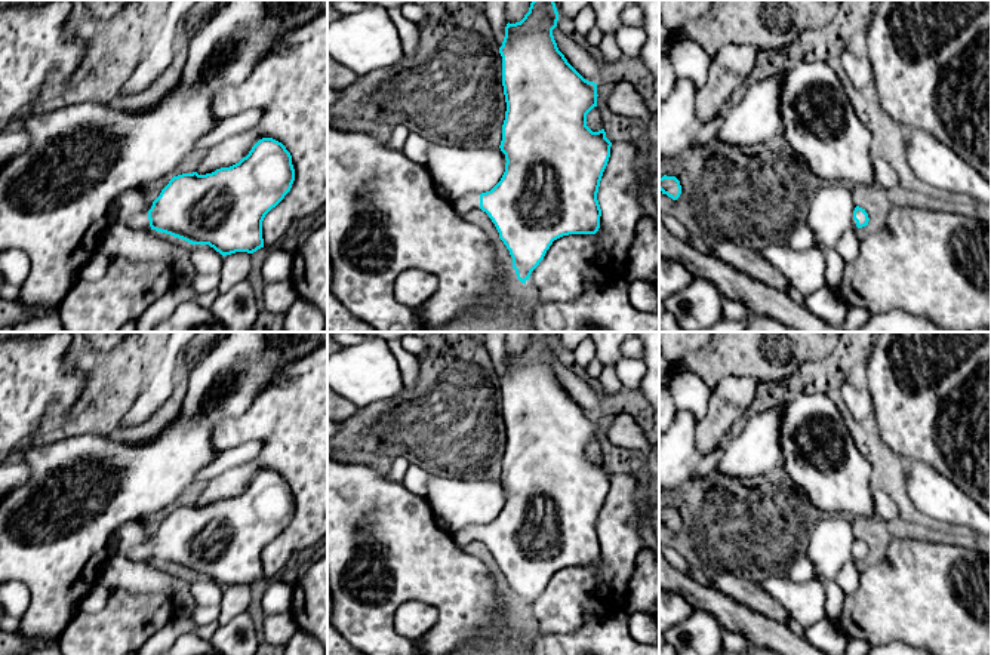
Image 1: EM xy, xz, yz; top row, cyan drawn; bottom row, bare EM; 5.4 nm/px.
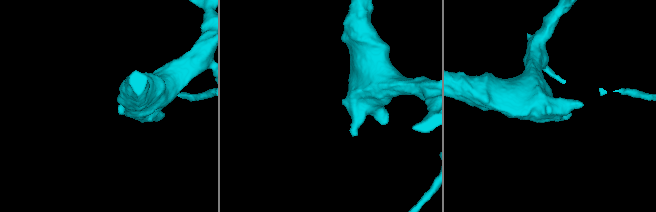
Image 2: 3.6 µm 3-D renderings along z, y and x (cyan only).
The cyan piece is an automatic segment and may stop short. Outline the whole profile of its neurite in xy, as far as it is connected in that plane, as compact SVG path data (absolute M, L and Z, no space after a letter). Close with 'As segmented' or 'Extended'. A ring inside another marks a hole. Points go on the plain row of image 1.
M259 471L249 486L230 499L212 505L182 505L173 508L153 533L148 544L135 547L127 559L156 562L191 576L209 576L222 588L236 584L253 585L264 579L262 553L290 523L295 513L292 488L273 471Z. Extended

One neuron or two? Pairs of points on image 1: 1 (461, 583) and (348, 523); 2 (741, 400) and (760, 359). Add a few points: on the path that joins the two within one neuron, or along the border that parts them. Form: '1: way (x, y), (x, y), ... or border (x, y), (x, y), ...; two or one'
1: way (433, 571), (418, 560), (394, 552), (376, 538); one
2: border (757, 381), (750, 377), (723, 377), (717, 386); two

